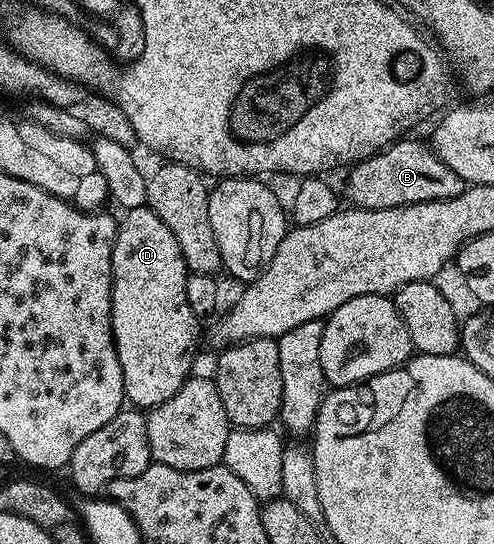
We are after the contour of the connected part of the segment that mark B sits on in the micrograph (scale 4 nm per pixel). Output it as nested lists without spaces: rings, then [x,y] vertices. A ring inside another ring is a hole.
[[[399,139],[393,145],[366,157],[363,161],[357,162],[349,170],[350,178],[346,181],[346,193],[350,196],[349,204],[359,209],[387,209],[388,207],[400,207],[411,205],[421,201],[443,201],[449,197],[460,195],[466,188],[466,182],[452,171],[434,153],[429,144],[422,141],[406,141],[410,139]]]

